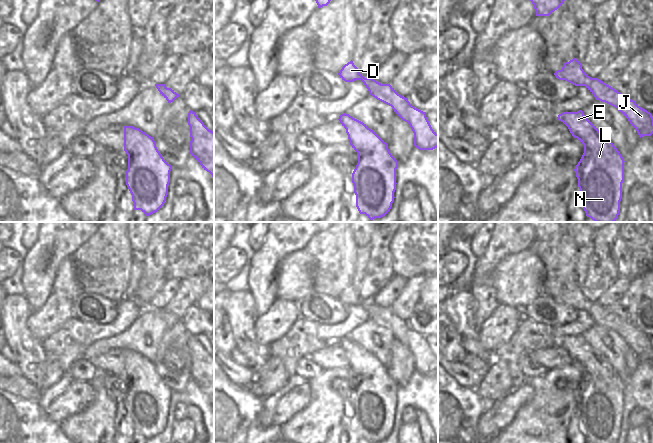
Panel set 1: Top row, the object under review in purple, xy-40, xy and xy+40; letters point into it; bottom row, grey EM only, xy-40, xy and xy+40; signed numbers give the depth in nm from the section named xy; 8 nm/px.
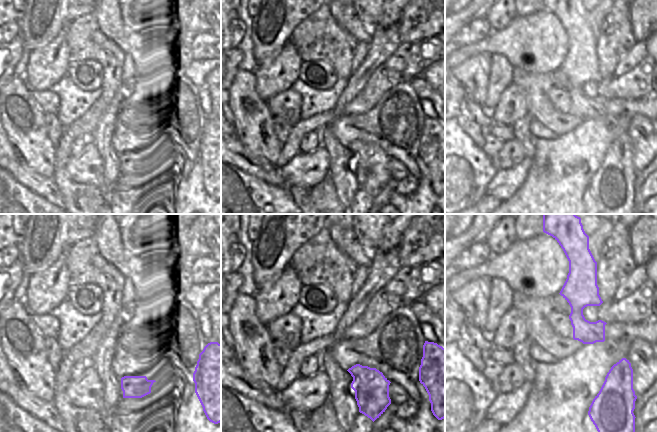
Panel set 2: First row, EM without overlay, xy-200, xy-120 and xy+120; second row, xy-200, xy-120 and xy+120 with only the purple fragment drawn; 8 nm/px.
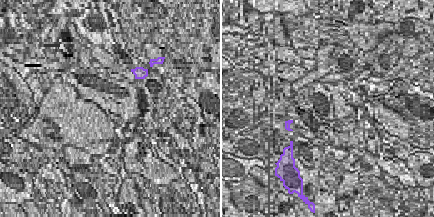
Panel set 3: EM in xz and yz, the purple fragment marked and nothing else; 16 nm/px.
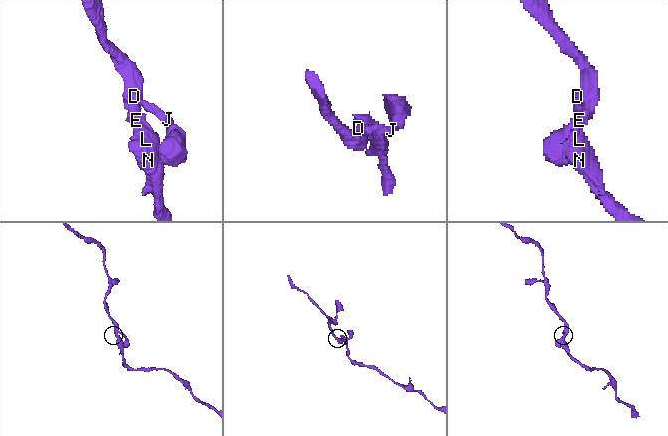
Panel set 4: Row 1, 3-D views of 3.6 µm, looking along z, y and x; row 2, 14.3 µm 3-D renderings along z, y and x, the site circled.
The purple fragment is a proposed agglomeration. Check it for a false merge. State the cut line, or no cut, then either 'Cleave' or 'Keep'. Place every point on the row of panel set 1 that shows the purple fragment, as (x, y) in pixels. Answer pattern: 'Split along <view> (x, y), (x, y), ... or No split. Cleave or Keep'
No split. Keep

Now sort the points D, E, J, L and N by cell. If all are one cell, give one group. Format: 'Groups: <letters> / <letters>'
Groups: D E J L N

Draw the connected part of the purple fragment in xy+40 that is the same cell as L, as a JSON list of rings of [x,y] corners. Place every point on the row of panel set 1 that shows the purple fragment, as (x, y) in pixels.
[[[563,112],[557,120],[563,122],[574,138],[584,145],[584,153],[574,171],[580,189],[580,203],[586,216],[595,222],[614,222],[619,215],[624,181],[624,159],[612,141],[583,113]]]

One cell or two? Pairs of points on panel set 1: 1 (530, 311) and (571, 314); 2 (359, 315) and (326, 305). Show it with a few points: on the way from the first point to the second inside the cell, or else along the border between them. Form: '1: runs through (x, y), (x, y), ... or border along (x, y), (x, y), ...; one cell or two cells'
1: runs through (540, 315), (550, 321), (561, 318); one cell
2: runs through (351, 315), (336, 315), (334, 313); one cell

